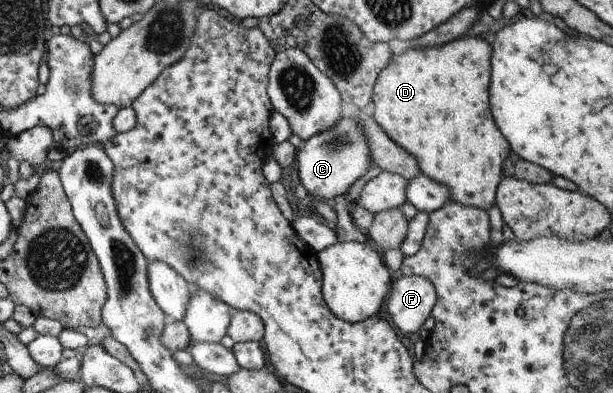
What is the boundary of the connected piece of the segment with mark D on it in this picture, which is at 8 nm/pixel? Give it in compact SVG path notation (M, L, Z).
M460 38L460 40L452 40L442 46L428 46L426 50L422 48L414 48L414 45L410 46L404 53L400 55L393 55L390 64L380 72L373 90L372 102L374 102L374 118L379 124L380 128L404 150L408 150L416 162L418 162L418 168L422 175L444 184L448 190L450 190L450 200L458 202L458 204L464 204L464 206L474 206L474 208L482 208L482 210L488 210L496 202L496 191L500 182L504 179L502 175L502 168L504 168L504 162L508 158L508 152L510 152L510 146L506 144L506 138L498 132L494 120L492 120L492 114L490 114L490 106L488 106L488 84L490 84L490 44L486 42L486 38Z

